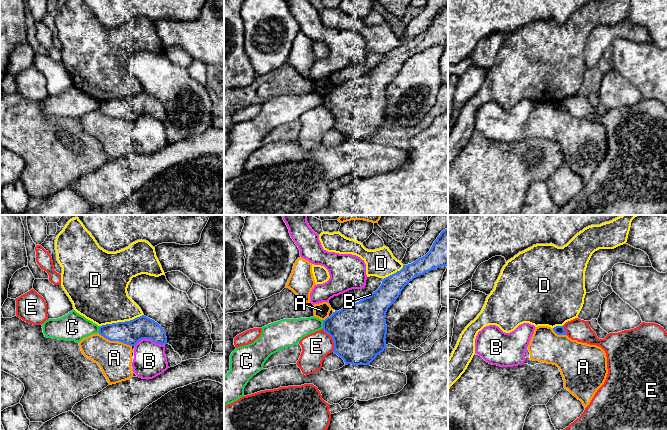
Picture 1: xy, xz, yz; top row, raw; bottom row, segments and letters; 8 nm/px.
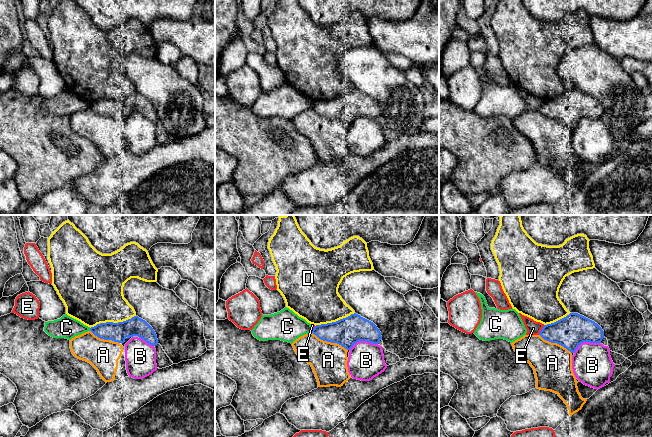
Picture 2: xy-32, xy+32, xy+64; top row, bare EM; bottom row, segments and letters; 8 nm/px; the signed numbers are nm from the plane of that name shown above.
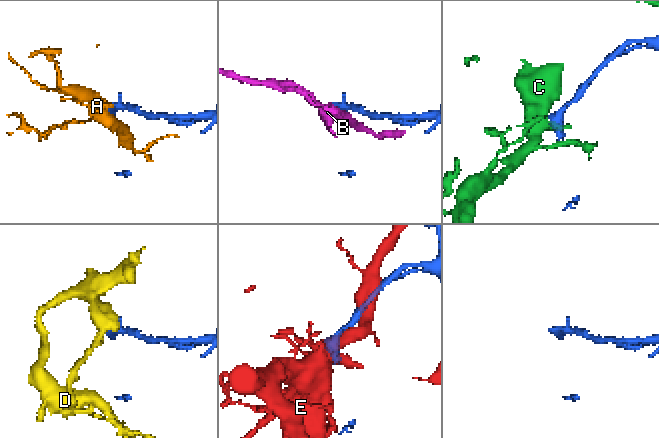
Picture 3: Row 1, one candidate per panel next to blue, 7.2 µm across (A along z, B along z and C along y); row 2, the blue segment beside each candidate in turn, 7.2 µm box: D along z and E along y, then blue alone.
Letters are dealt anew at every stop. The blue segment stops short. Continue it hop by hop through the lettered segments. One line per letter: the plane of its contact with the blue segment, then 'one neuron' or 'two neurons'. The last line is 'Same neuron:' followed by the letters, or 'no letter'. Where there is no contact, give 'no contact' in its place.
A: xy | two neurons
B: xy | two neurons
C: xz | two neurons
D: xy | two neurons
E: xz | two neurons
Same neuron: no letter

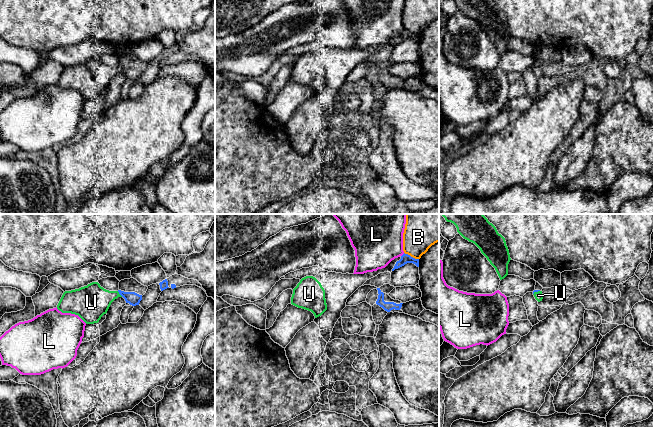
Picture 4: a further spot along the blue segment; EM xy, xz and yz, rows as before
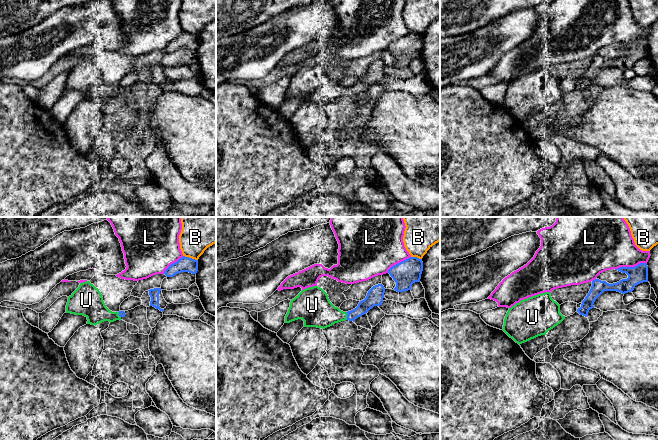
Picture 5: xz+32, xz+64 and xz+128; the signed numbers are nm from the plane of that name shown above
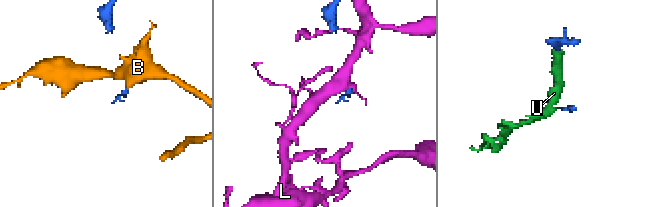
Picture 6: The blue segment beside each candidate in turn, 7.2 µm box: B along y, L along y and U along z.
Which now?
B: xz | two neurons
L: xz | two neurons
U: xy | one neuron
Same neuron: U

